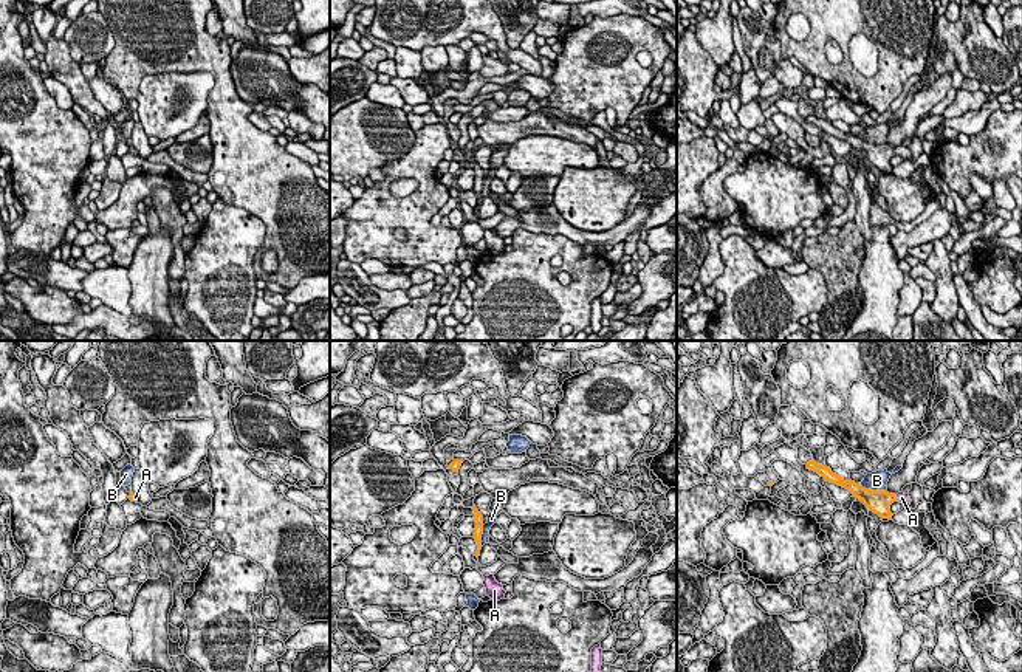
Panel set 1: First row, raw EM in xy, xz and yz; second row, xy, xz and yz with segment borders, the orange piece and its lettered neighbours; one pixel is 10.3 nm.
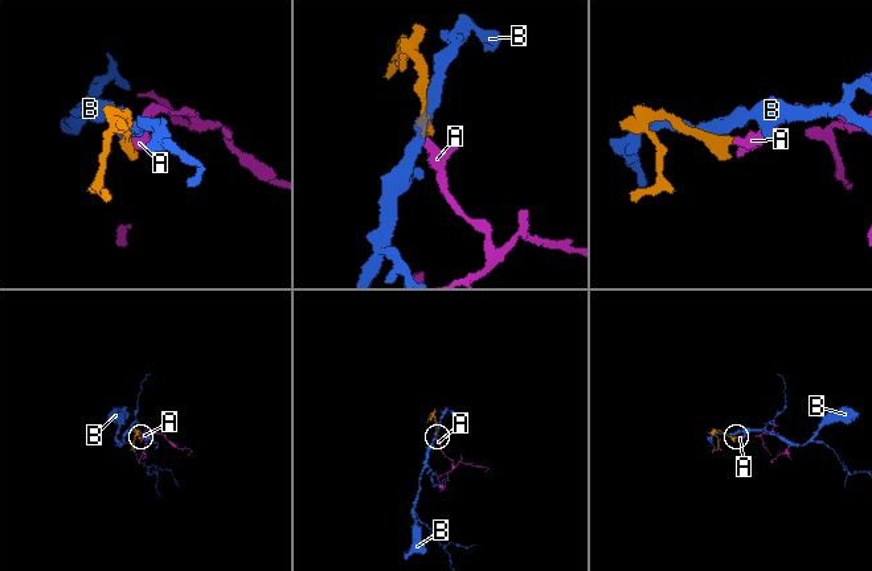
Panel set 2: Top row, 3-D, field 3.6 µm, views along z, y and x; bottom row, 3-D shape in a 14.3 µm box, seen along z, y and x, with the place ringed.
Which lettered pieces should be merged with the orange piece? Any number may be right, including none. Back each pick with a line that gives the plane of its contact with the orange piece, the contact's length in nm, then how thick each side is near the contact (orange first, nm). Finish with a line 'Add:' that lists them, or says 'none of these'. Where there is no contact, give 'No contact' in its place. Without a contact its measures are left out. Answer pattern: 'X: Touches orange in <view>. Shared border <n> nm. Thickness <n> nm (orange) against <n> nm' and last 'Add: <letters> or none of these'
A: Touches orange in yz. Shared border 80 nm. Thickness 240 nm (orange) against 120 nm
Add: A

